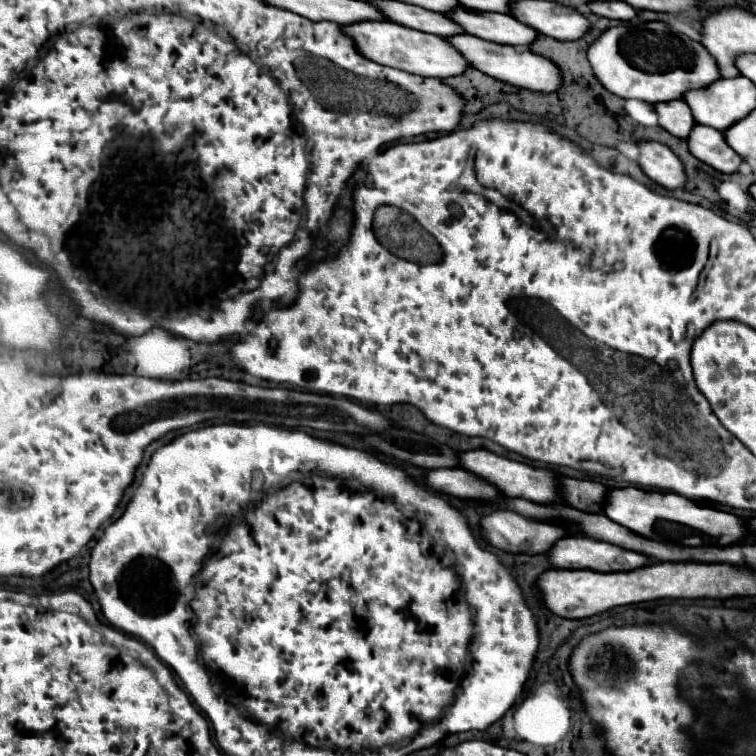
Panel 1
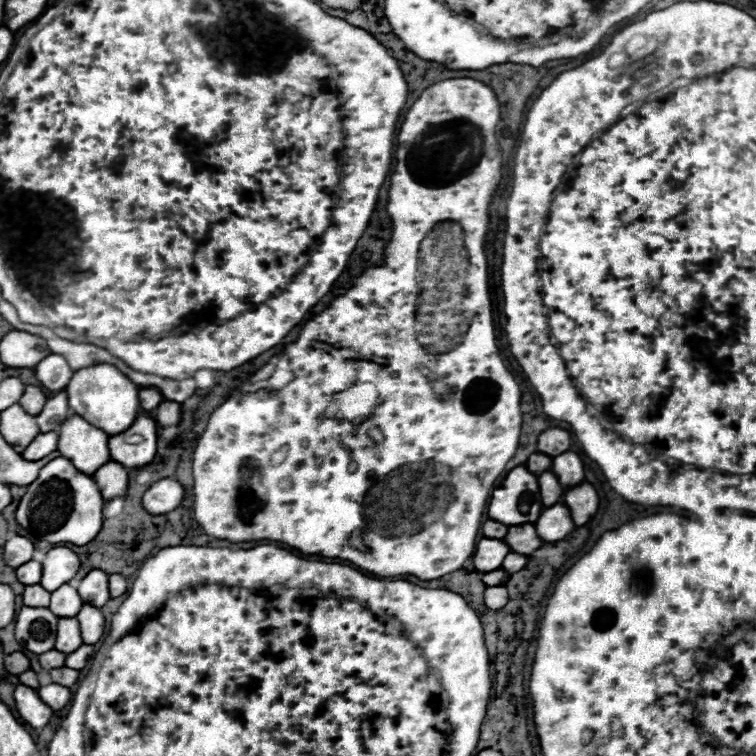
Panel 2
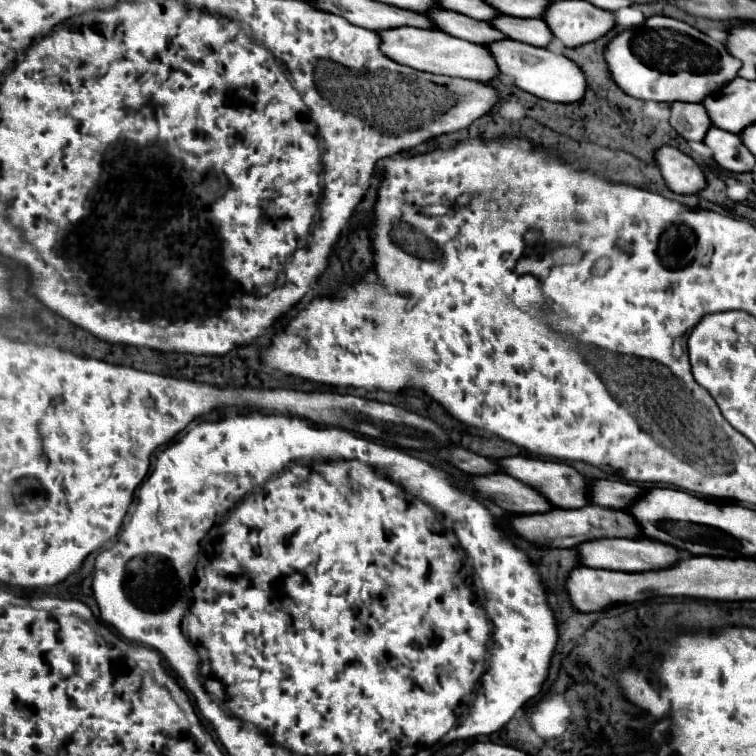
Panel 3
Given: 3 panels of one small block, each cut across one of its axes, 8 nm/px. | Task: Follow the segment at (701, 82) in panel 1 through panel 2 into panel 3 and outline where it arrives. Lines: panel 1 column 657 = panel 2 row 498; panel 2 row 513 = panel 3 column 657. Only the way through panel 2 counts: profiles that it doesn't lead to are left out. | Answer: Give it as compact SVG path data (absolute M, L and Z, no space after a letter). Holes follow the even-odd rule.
M652 16L642 26L616 34L606 46L604 56L610 76L614 76L622 92L654 102L700 102L736 78L742 66L726 52L724 30L722 34L718 32L718 40L714 40L686 22L666 16Z

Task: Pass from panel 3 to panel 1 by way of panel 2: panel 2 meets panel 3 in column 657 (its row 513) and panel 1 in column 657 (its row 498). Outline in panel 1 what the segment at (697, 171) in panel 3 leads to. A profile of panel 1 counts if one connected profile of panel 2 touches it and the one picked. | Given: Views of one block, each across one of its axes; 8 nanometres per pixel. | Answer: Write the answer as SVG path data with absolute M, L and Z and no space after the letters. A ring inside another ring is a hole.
M640 142L640 158L638 164L642 170L666 190L684 188L688 176L680 158L660 142Z

